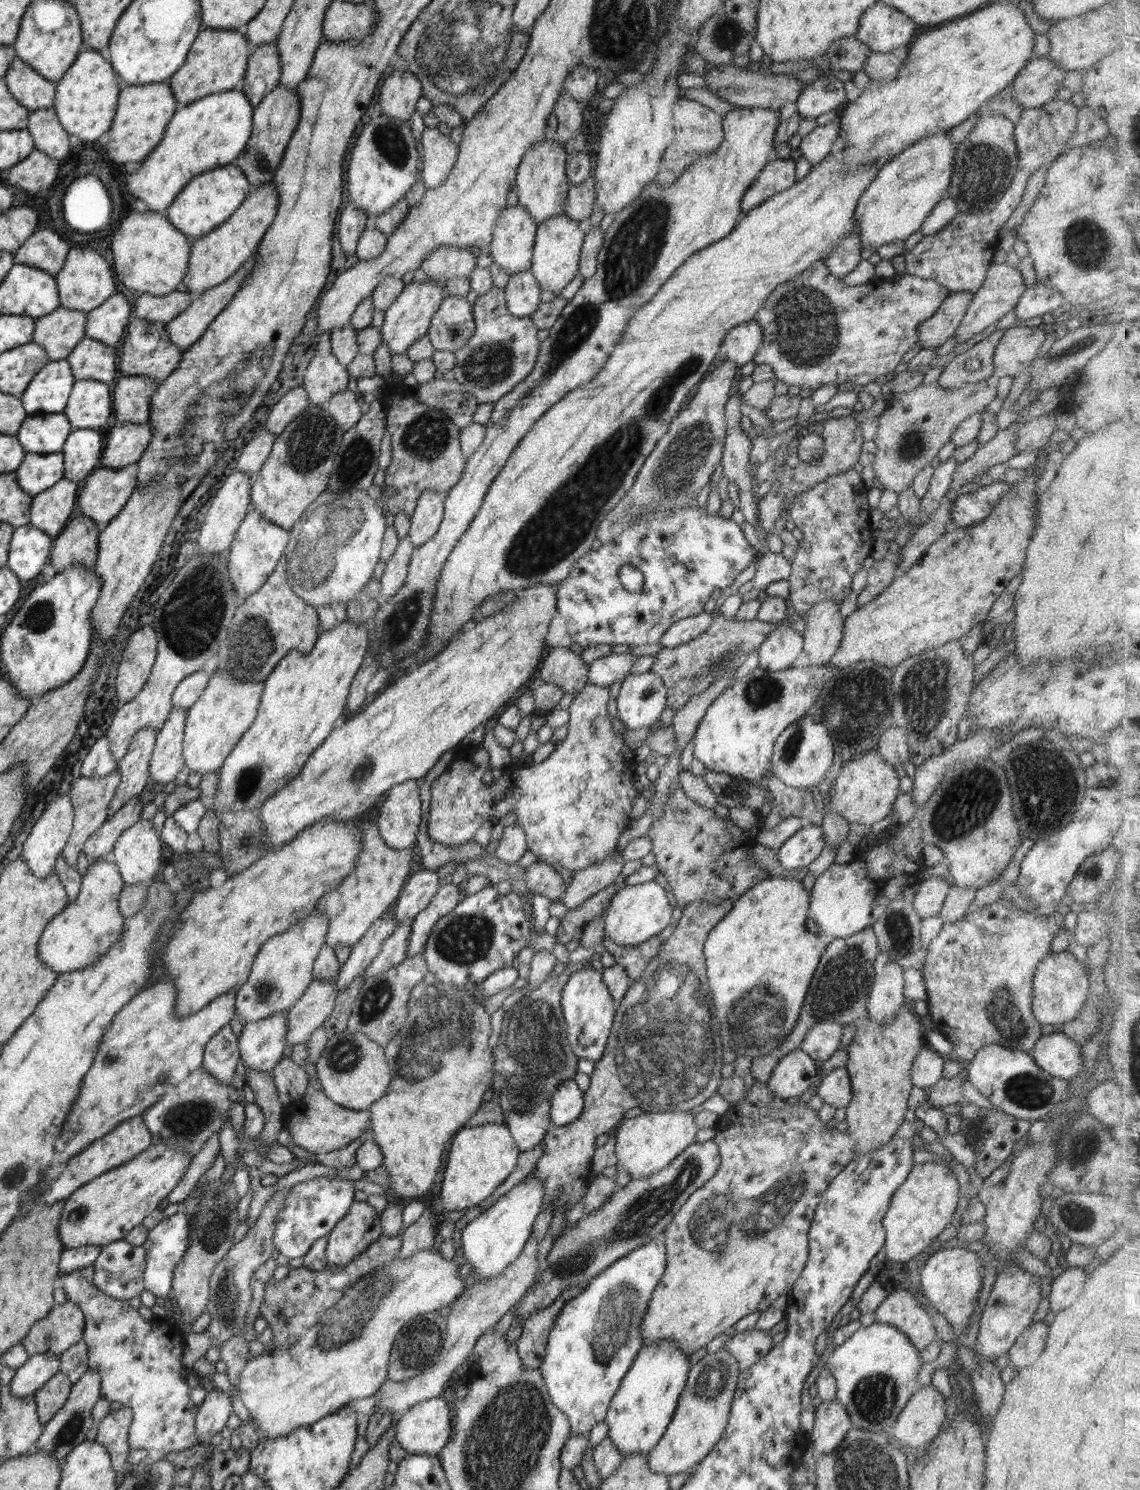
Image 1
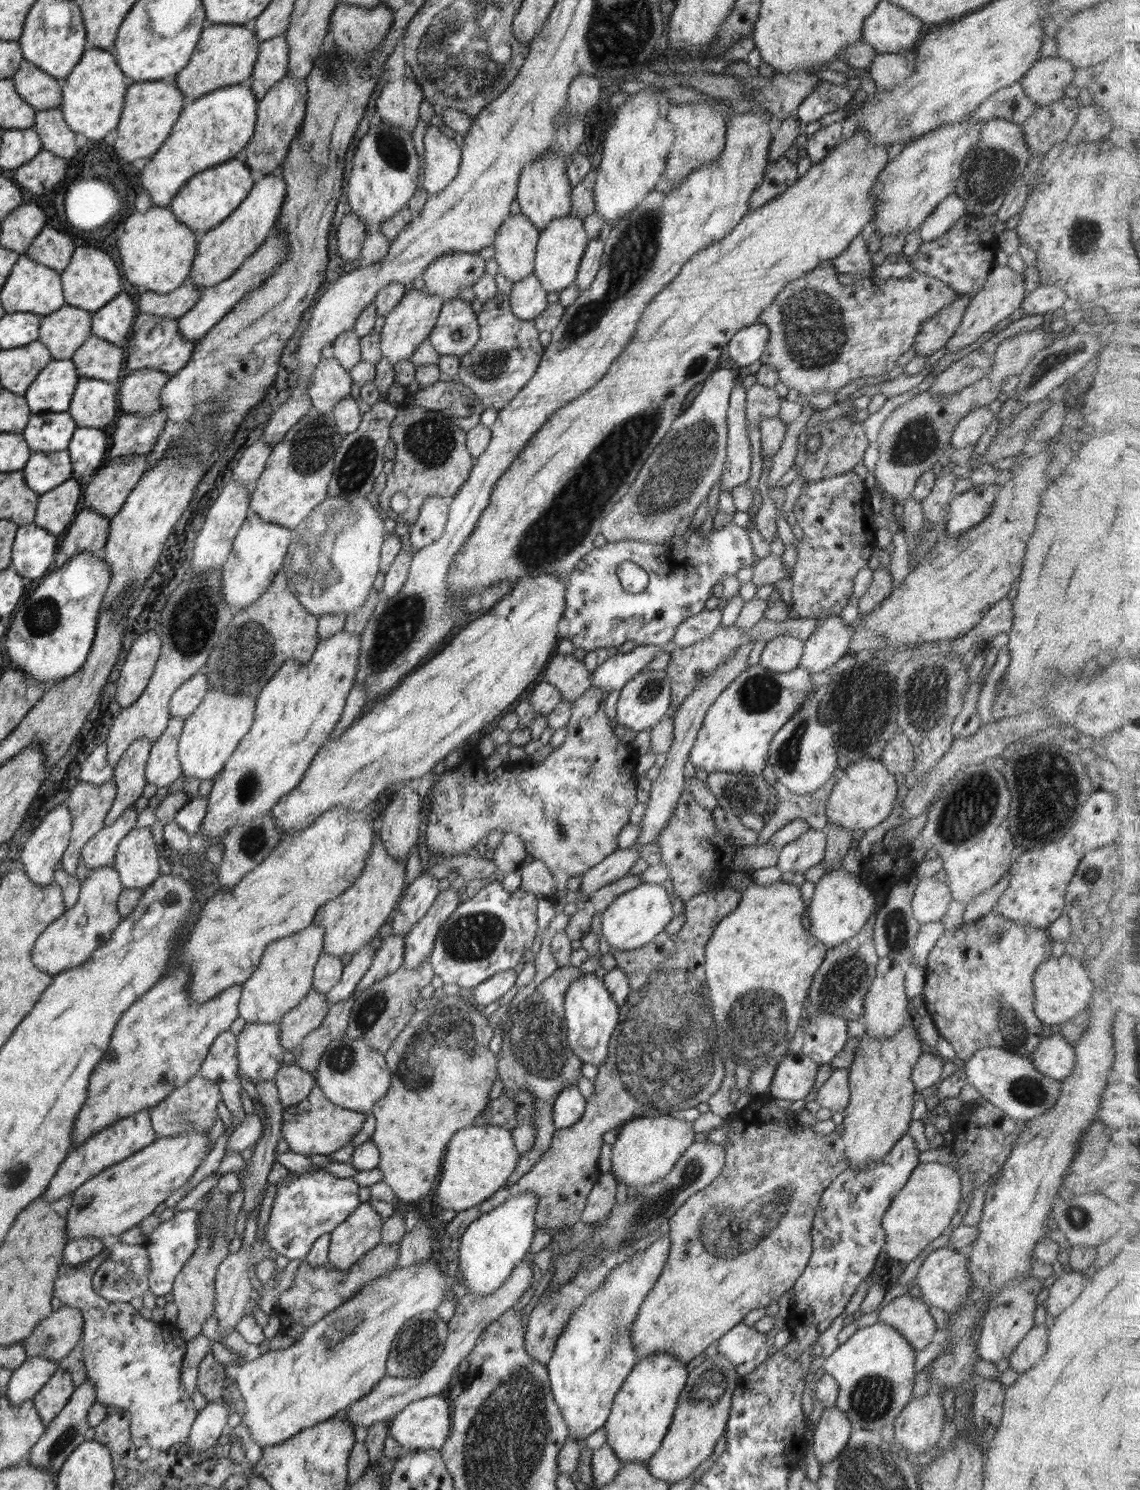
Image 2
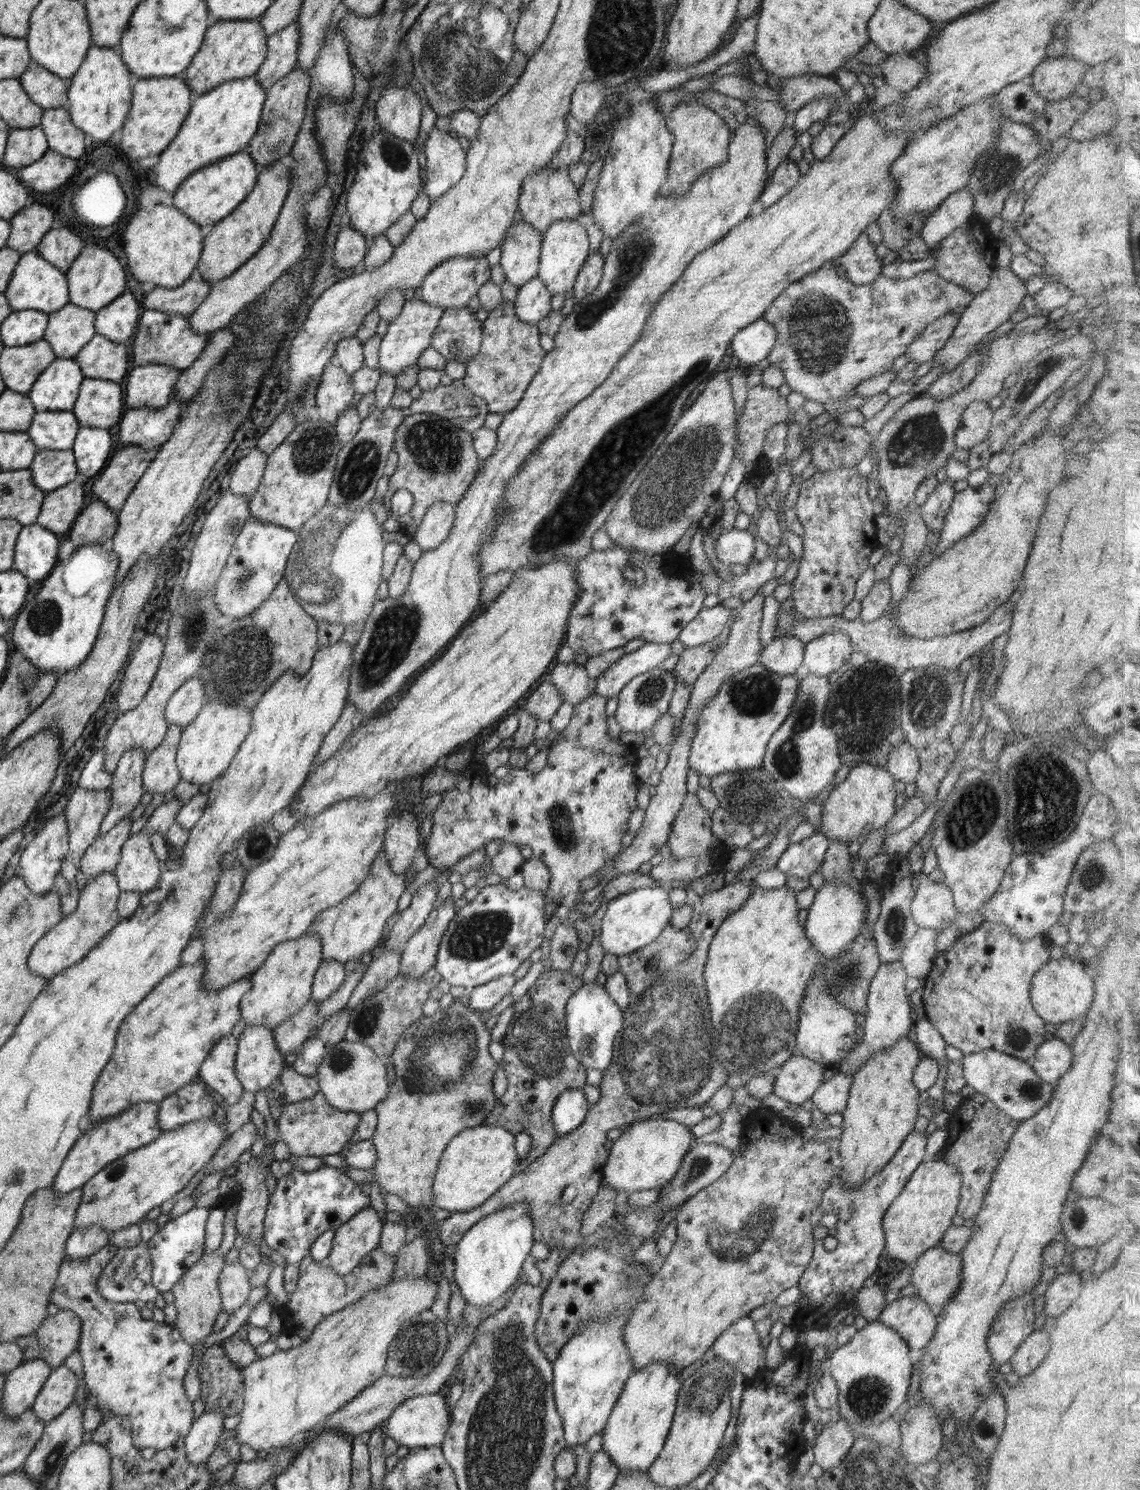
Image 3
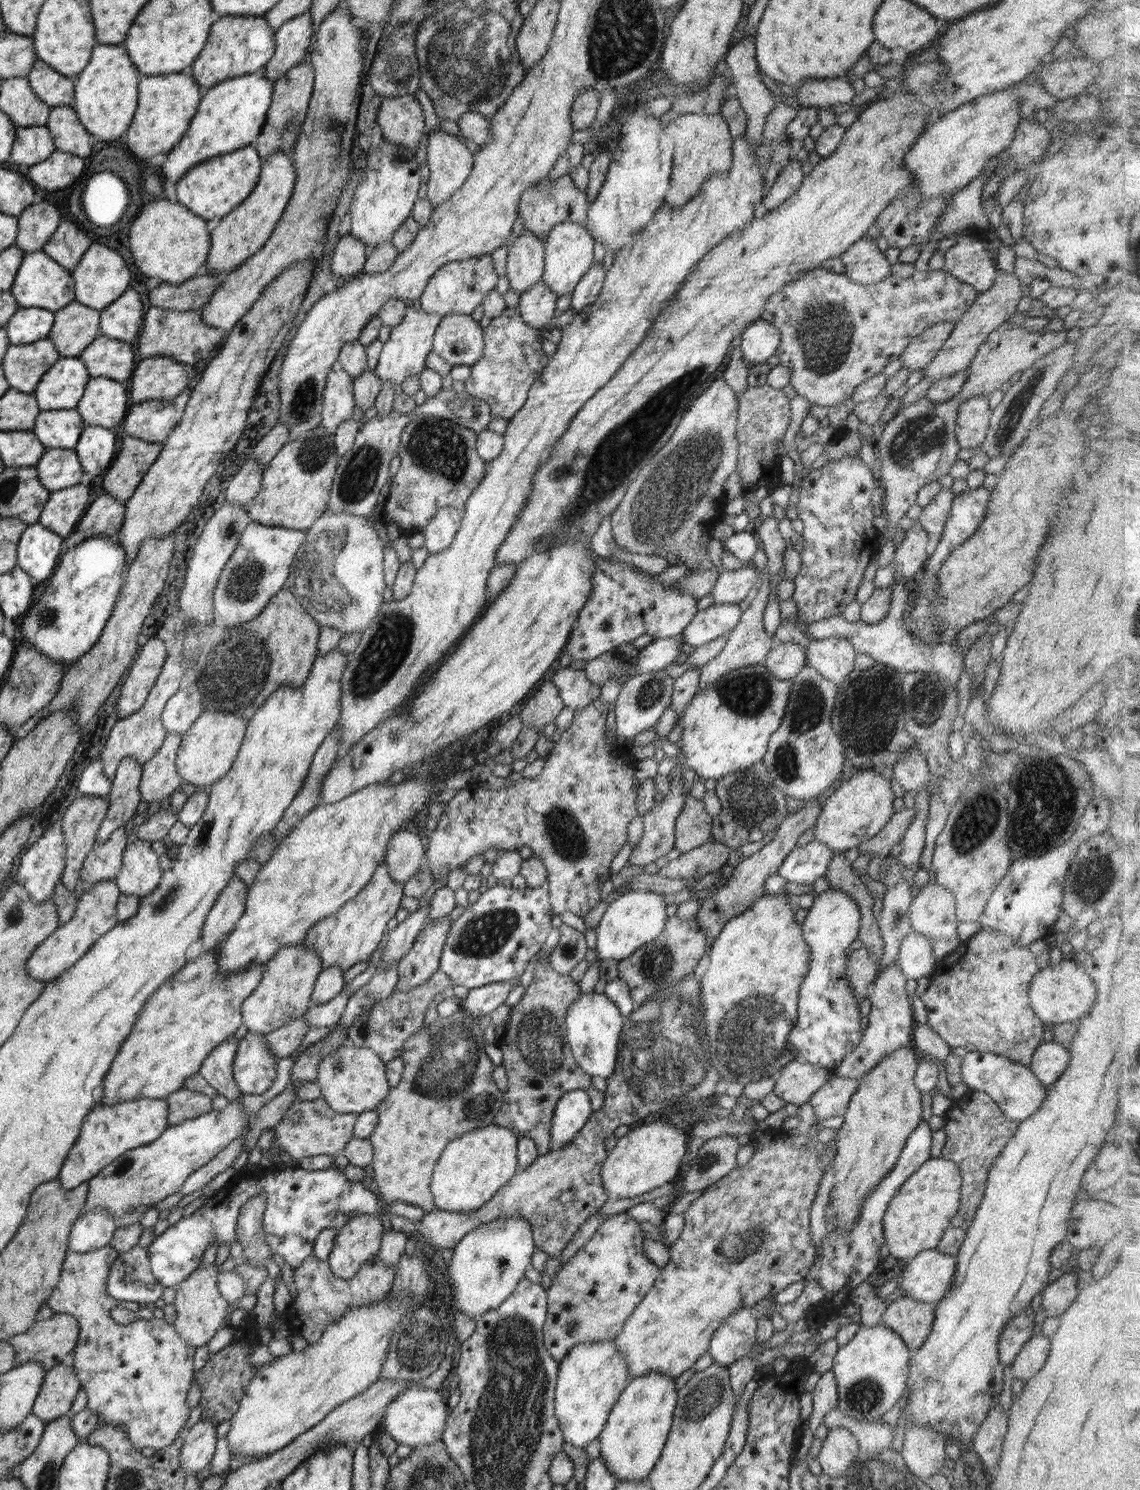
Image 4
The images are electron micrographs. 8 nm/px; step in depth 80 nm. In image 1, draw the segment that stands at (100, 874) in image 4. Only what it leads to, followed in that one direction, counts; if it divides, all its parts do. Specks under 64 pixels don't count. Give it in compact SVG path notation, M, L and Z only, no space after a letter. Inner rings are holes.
M140 796L129 800L86 839L82 851L87 854L90 862L94 862L96 859L111 858L111 852L118 837L141 820L140 813L144 804Z

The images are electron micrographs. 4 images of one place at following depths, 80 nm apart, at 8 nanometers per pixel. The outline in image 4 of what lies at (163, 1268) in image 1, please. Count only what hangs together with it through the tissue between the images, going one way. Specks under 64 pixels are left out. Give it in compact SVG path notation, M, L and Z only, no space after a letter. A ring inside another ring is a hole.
M258 1165L255 1166L254 1171L241 1170L241 1172L237 1172L229 1183L226 1183L225 1186L217 1190L208 1199L208 1203L199 1207L191 1215L183 1216L150 1244L148 1248L149 1261L151 1271L156 1280L164 1287L174 1287L179 1282L182 1282L184 1278L190 1276L190 1273L194 1272L196 1268L201 1266L204 1251L213 1246L215 1242L219 1247L224 1245L233 1246L238 1242L236 1226L238 1226L237 1218L240 1207L254 1195L266 1196L262 1228L267 1246L273 1253L280 1254L283 1260L290 1264L292 1269L298 1268L305 1258L313 1254L316 1238L324 1228L340 1230L345 1226L348 1219L361 1214L381 1218L380 1210L384 1208L382 1202L378 1201L375 1193L367 1190L360 1183L346 1180L343 1172L337 1168L310 1171L297 1166L288 1168L270 1166L270 1168L265 1169Z

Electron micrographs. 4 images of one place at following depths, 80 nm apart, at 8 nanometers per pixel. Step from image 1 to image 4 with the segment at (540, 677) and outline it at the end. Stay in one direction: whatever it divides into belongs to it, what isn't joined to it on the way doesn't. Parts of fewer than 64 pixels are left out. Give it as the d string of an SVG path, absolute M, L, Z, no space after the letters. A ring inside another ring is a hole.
M571 667L558 669L552 676L552 683L558 688L563 705L573 711L600 697L600 687L589 682L583 670Z

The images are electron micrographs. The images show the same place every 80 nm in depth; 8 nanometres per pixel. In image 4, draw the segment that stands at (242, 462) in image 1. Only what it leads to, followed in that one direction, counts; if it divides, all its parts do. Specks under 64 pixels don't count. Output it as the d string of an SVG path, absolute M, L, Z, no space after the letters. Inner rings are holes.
M252 456L246 459L227 486L227 501L239 504L244 510L248 510L262 488L263 469Z

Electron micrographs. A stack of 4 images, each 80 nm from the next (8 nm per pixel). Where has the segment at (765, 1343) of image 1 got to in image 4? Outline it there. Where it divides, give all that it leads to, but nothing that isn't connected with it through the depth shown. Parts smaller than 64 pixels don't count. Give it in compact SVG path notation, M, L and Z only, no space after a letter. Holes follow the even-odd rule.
M754 1307L731 1314L712 1335L707 1353L723 1367L742 1360L757 1343L757 1322Z

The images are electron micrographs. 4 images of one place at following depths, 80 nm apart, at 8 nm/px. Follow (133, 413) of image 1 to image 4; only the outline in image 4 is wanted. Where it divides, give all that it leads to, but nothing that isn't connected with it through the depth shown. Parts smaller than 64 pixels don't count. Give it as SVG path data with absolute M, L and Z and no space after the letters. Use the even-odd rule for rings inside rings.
M151 356L141 360L128 380L131 405L145 400L168 400L178 396L187 388L188 381L195 375L195 365L180 364L169 356Z

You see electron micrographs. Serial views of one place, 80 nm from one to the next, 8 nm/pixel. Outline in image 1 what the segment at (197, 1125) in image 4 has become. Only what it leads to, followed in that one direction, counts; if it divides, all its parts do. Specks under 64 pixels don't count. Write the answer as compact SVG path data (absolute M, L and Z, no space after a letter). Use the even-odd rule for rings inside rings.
M151 1144L149 1148L139 1152L128 1163L97 1176L89 1183L83 1184L66 1199L60 1224L58 1224L58 1237L60 1237L61 1243L65 1248L76 1248L86 1244L103 1247L112 1241L123 1240L126 1234L132 1231L134 1227L139 1226L146 1215L156 1209L160 1204L160 1200L164 1200L174 1190L175 1186L182 1181L193 1158L185 1150L162 1144Z

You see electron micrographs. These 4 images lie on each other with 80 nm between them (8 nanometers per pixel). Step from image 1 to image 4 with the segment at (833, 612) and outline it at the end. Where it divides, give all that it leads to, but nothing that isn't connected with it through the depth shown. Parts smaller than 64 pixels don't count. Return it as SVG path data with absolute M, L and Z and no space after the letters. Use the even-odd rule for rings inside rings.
M838 637L826 638L812 640L808 644L805 662L834 686L840 686L854 669L856 655L848 640Z

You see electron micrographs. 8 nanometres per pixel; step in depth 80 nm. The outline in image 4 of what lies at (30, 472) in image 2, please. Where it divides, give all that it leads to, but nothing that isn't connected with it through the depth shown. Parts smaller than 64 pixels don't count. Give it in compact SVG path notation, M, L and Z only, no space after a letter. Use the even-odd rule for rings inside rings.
M46 449L35 467L40 482L50 492L84 484L88 480L75 449Z

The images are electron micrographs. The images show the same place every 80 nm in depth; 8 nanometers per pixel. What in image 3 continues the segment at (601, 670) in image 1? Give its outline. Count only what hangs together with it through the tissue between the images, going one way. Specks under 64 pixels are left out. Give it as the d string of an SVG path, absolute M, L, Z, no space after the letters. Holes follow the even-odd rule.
M645 643L636 652L624 654L612 668L605 670L604 676L595 680L596 693L610 700L620 695L623 687L636 676L660 666L668 656L672 656L672 644Z

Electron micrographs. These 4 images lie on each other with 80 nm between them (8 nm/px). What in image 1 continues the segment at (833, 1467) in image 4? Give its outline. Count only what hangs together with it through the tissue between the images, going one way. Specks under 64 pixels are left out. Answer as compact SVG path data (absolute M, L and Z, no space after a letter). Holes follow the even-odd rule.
M835 1398L819 1401L815 1408L815 1421L810 1444L815 1446L816 1454L830 1454L845 1438L851 1429L851 1420L846 1409Z

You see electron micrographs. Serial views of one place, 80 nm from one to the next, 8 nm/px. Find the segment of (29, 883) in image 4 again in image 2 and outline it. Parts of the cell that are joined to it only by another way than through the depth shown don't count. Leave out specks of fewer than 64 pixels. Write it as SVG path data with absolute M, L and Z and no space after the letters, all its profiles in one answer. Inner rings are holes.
M65 803L46 813L30 838L22 845L21 868L36 884L53 881L54 871L68 848L72 817Z

